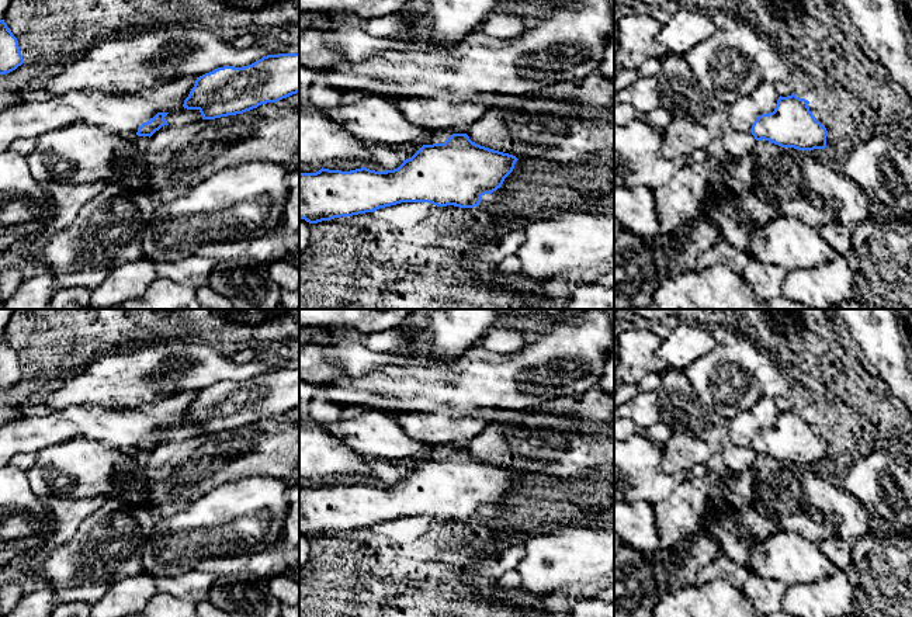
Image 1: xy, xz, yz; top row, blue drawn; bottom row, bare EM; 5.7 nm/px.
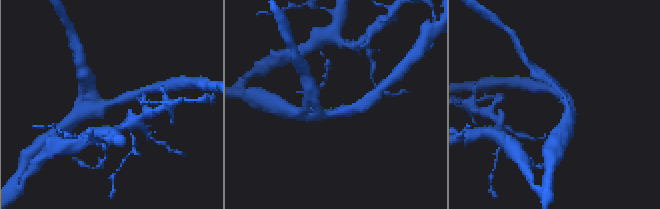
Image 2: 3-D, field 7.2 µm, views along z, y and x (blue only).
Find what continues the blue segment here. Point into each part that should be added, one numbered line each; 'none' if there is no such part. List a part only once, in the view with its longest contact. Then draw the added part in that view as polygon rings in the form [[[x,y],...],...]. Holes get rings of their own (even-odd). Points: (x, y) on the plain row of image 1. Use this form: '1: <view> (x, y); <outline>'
none

